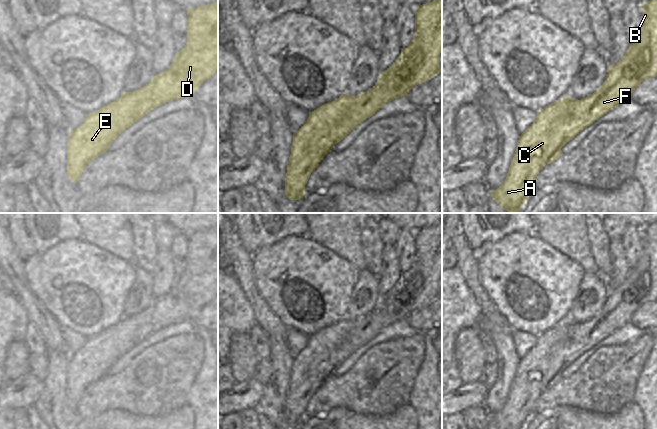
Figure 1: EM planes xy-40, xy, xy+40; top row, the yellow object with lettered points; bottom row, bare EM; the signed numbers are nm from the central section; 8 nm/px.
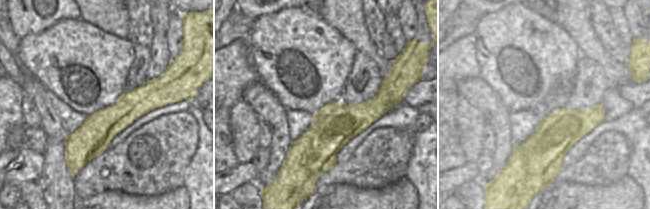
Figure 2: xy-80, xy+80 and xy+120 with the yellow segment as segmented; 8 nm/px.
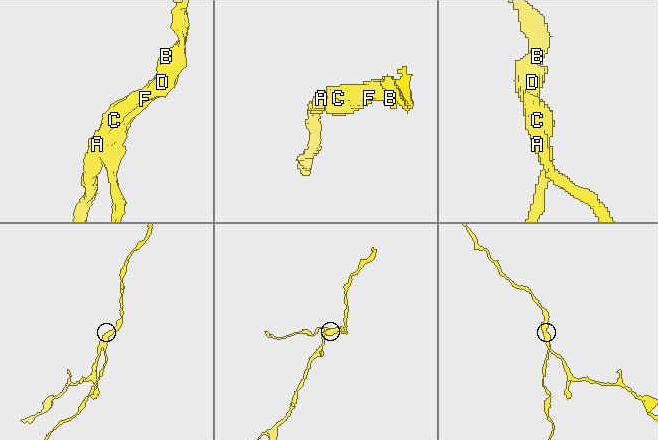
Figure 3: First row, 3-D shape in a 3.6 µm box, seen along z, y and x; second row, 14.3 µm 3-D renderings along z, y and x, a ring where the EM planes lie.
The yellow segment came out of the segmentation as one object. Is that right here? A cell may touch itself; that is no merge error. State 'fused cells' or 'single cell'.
fused cells

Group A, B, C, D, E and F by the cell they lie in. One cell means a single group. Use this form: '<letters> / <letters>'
A B D E F / C

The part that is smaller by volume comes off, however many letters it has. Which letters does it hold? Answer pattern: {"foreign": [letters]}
{"foreign": ["C"]}

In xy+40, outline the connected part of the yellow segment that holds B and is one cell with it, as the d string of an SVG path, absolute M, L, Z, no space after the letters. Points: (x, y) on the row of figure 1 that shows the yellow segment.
M657 0L641 4L643 29L639 37L630 45L625 55L609 66L609 71L601 87L580 100L570 96L558 100L537 112L535 121L519 136L519 143L511 161L505 181L492 190L491 197L504 210L518 212L533 191L535 177L547 164L543 157L541 141L549 133L551 125L562 115L568 118L600 118L627 100L631 93L646 79L657 76Z

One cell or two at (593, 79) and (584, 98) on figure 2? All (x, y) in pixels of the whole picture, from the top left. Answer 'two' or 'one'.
one

